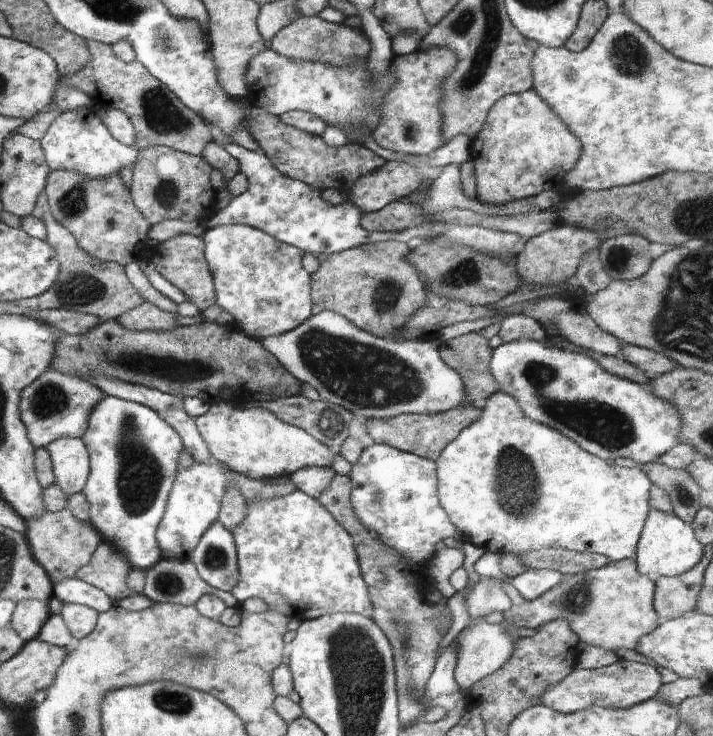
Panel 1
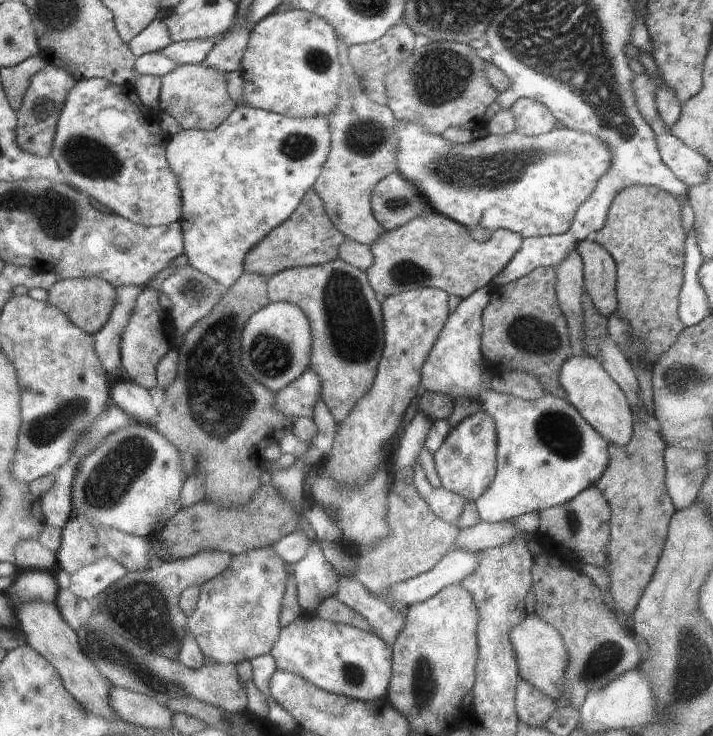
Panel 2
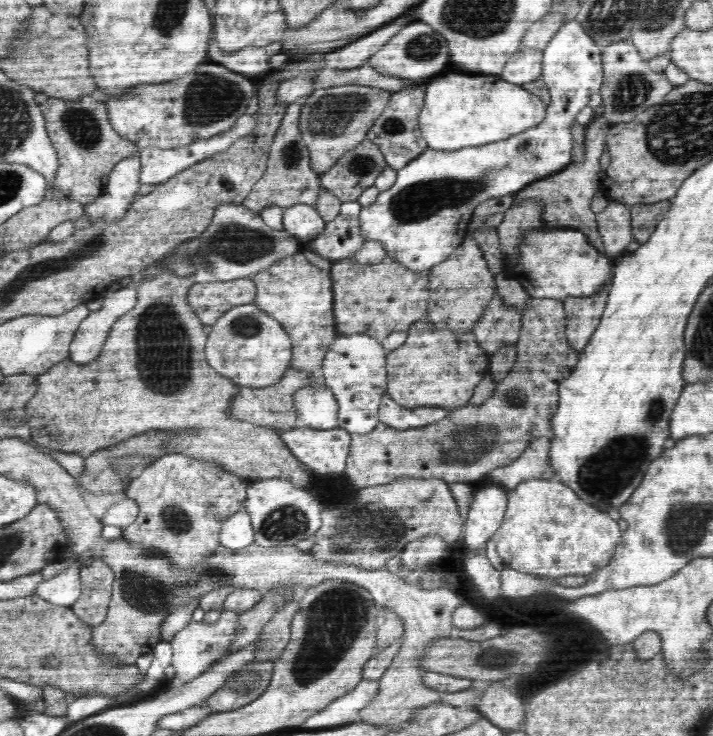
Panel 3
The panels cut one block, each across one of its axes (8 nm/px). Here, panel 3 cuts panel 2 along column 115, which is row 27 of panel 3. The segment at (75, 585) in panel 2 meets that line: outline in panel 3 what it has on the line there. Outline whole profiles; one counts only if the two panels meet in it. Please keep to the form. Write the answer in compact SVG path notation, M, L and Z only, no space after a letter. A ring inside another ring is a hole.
M576 20L566 21L566 24L562 25L562 28L558 30L557 34L550 40L550 43L543 49L543 60L542 60L542 80L546 84L548 91L550 92L550 103L547 105L545 119L538 124L533 126L531 129L525 130L520 134L510 136L509 139L501 140L498 142L484 144L481 147L466 147L460 150L453 151L438 151L426 148L422 152L421 156L418 156L415 160L412 160L409 164L406 164L404 168L397 172L397 179L395 180L392 188L381 191L377 196L377 199L370 204L370 206L362 207L359 214L360 228L362 236L365 236L366 241L374 240L379 242L386 251L389 260L402 264L408 270L412 272L422 272L429 270L433 266L439 265L444 262L455 250L462 244L464 237L470 232L470 222L473 213L478 205L481 205L485 200L504 195L516 194L523 188L526 188L530 183L534 181L544 179L548 175L553 175L555 172L562 171L566 166L569 166L573 160L573 136L570 132L571 126L576 122L575 118L577 114L590 102L590 96L596 94L601 90L603 84L603 63L601 60L602 52L605 50L604 47L599 46L586 32L582 25Z

